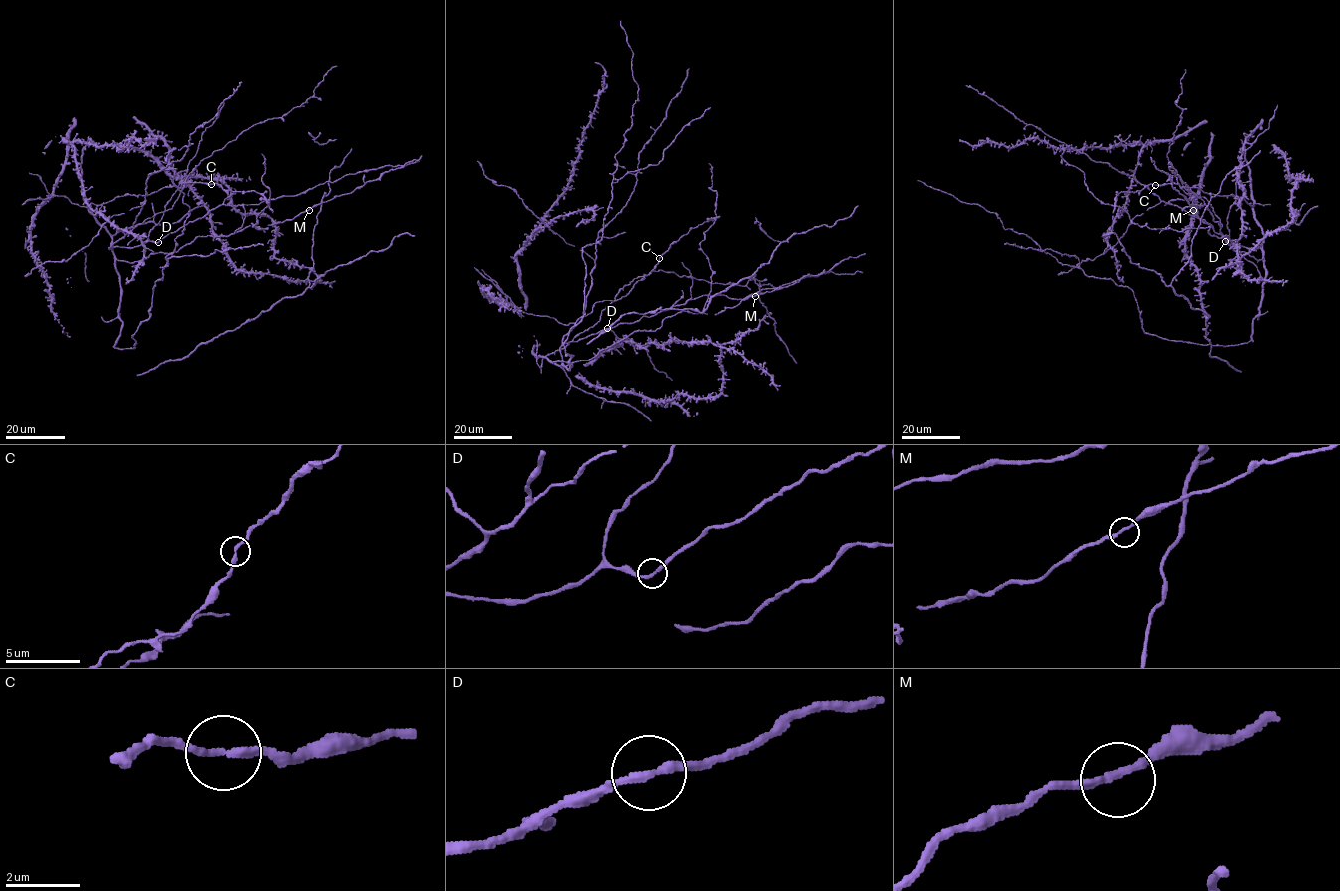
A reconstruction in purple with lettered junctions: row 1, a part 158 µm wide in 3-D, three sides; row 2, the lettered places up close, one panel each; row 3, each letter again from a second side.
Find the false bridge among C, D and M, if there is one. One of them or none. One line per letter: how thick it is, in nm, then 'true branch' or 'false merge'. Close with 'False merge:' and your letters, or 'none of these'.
C: calibre 200 nm; true branch
D: calibre 200 nm; true branch
M: calibre 200 nm; true branch
False merge: none of these

